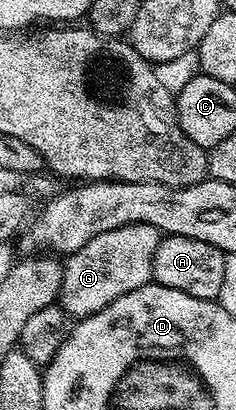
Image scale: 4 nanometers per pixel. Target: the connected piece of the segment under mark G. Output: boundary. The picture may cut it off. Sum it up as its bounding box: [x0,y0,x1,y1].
[58,224,162,318]

